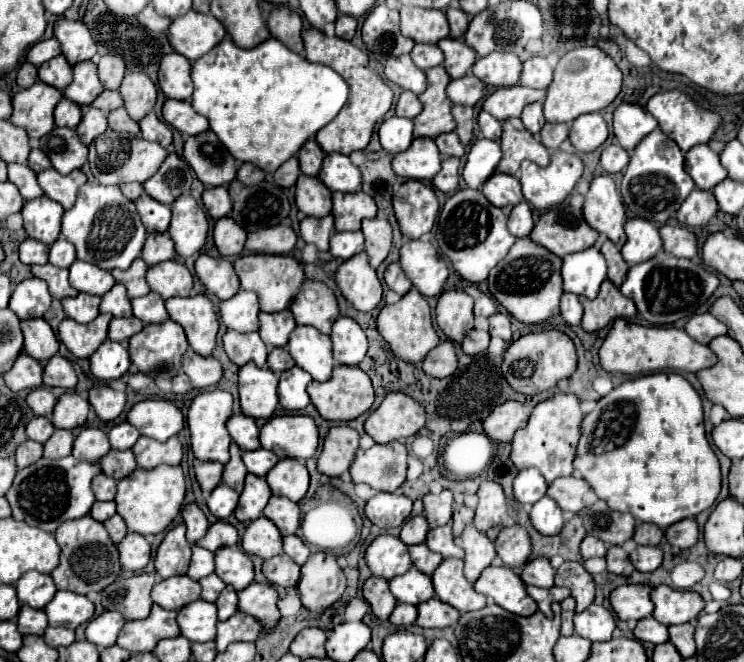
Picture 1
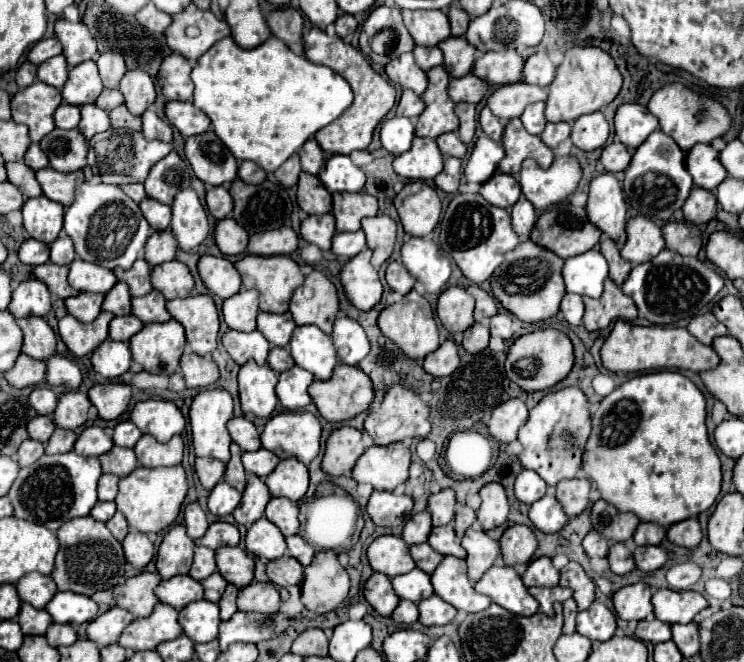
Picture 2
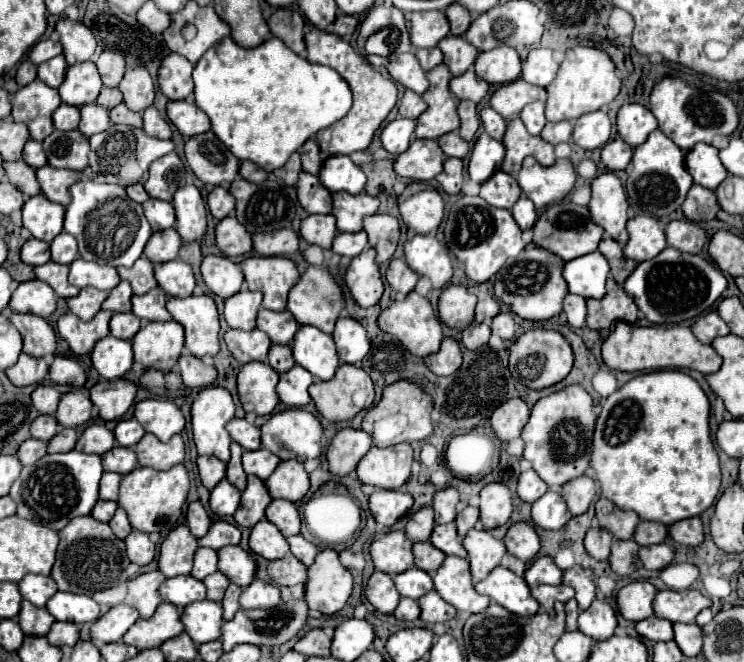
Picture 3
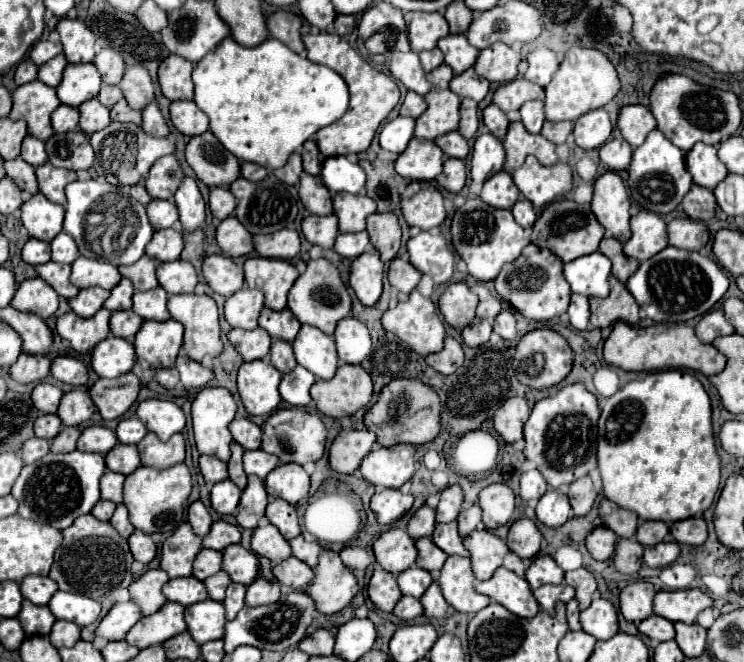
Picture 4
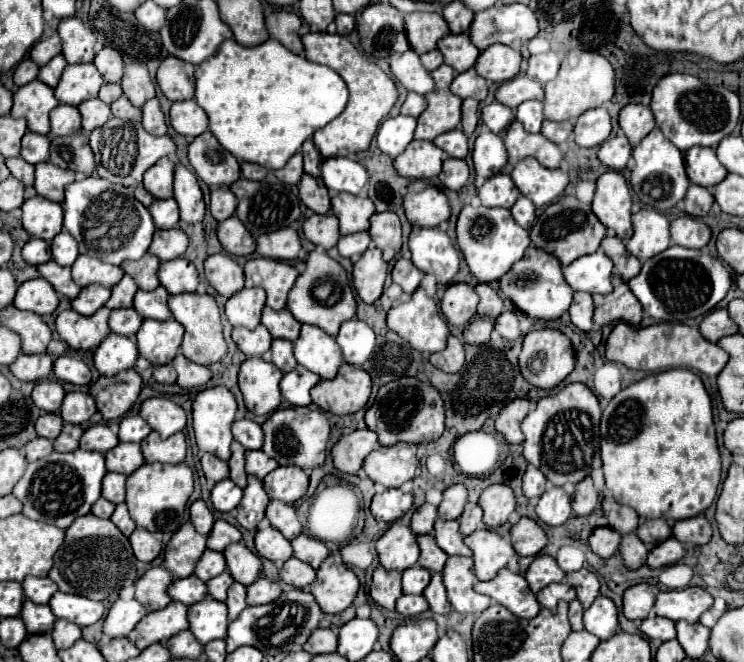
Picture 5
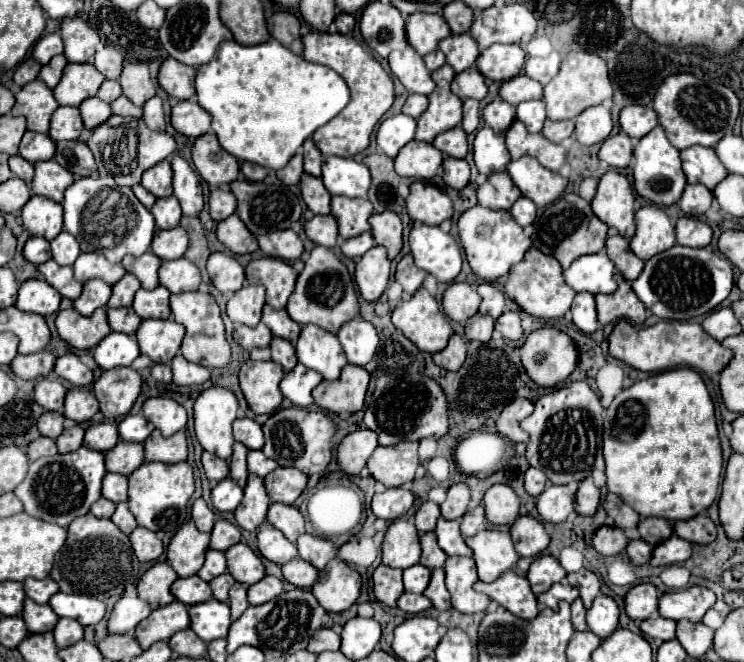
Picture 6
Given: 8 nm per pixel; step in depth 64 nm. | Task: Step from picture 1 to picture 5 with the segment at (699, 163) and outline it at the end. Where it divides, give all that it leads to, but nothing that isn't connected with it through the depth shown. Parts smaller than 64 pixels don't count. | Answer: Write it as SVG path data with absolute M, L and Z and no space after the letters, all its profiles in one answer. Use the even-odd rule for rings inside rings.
M692 146L684 156L684 164L686 164L688 178L694 184L710 190L728 174L728 170L718 162L714 148Z

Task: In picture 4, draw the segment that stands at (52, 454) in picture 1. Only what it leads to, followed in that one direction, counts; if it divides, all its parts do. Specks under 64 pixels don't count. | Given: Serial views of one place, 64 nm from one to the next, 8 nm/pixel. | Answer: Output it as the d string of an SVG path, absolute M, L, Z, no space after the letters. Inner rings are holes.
M64 426L60 430L60 434L50 442L50 452L72 452L72 450L76 450L78 436L80 436L78 428Z

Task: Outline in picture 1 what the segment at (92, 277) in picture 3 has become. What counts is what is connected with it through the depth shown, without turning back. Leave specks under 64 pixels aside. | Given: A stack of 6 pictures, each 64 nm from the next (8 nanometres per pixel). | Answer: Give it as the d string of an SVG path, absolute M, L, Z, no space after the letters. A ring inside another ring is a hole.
M76 260L70 266L70 282L78 292L88 292L94 296L102 296L114 286L114 278L108 270L82 260Z

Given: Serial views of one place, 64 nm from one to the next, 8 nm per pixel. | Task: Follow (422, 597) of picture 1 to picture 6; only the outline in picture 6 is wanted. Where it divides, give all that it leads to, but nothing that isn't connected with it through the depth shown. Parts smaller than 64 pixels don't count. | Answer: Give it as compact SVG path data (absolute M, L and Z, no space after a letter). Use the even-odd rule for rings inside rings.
M416 564L416 566L404 570L404 588L408 592L422 594L422 590L428 586L428 582L430 582L430 570L424 568L422 564Z

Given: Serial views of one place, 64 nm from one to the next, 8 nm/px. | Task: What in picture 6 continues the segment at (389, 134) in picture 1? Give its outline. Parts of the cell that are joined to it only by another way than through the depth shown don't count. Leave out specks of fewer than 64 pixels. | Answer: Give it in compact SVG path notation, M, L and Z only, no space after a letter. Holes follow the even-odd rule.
M406 114L386 118L376 132L378 148L390 158L396 158L398 150L402 150L404 144L408 144L410 140L414 140L414 130L416 130L416 120L408 118Z

